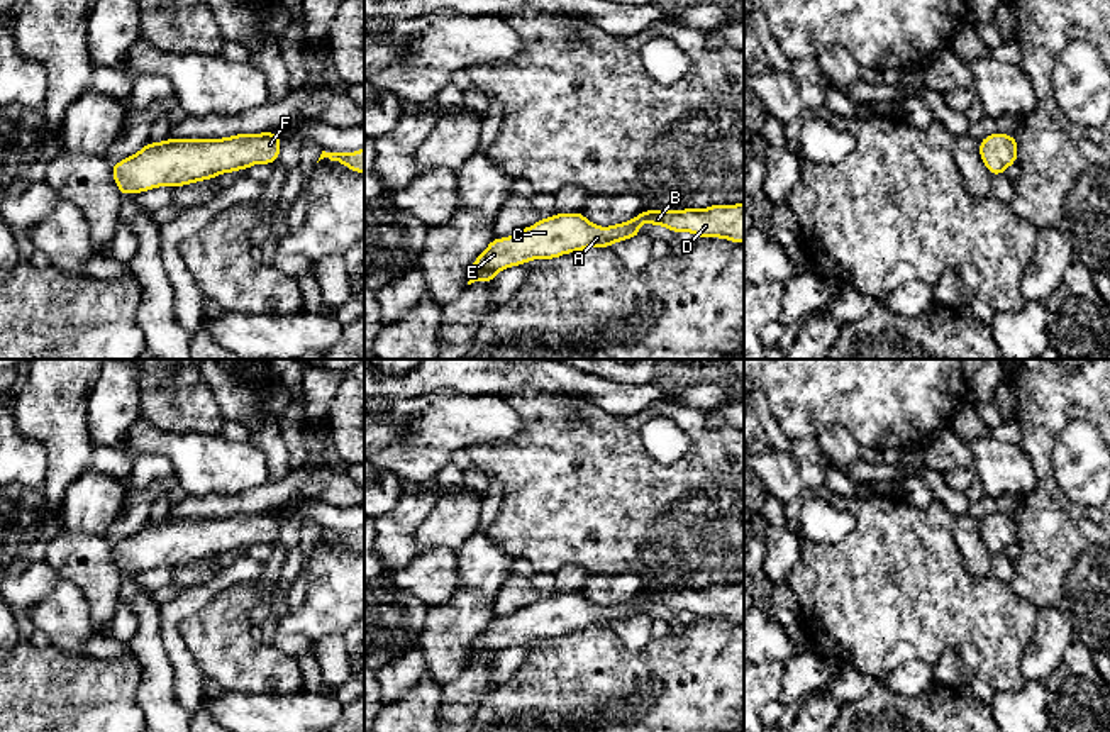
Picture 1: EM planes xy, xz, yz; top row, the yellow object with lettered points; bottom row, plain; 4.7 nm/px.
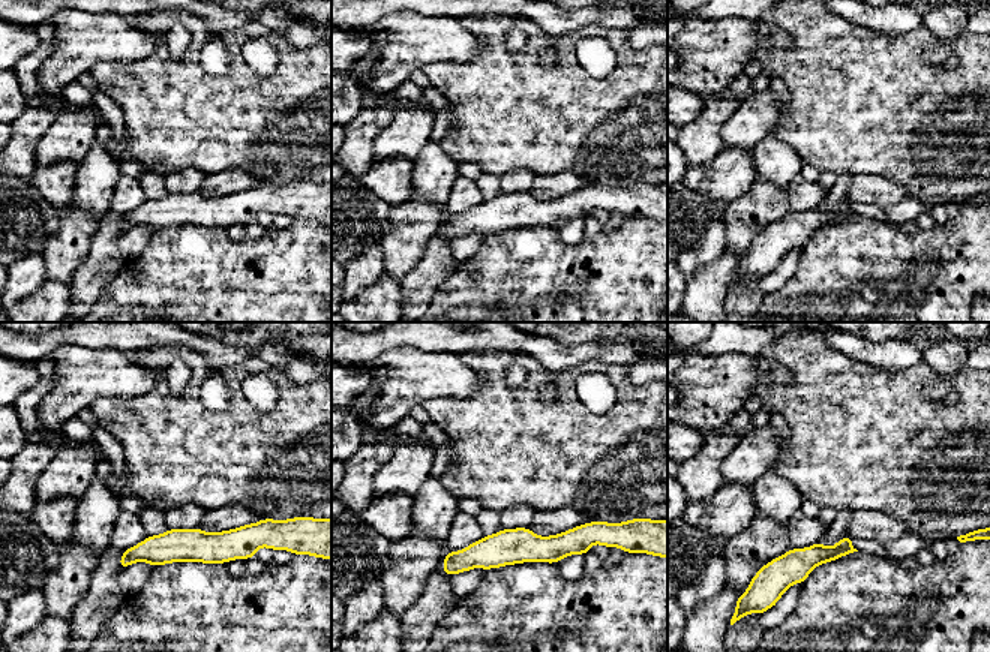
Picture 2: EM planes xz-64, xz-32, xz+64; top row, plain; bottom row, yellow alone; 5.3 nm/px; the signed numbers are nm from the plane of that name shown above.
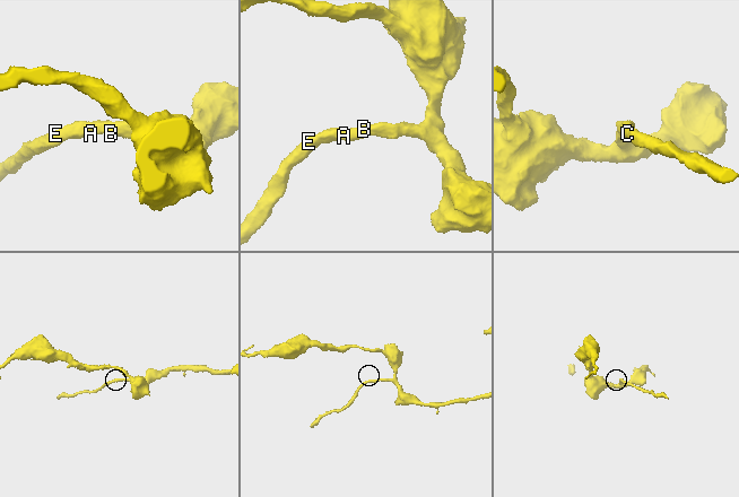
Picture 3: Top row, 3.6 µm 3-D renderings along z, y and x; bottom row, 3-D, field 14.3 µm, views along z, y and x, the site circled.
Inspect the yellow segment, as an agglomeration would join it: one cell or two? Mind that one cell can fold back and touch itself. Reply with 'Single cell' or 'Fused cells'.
Single cell

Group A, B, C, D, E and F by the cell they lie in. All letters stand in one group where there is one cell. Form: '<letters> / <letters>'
A B C D E F

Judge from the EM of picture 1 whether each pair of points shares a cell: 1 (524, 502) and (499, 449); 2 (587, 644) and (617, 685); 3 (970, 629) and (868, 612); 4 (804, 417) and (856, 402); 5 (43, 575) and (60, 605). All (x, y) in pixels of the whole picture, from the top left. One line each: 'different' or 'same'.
1: same
2: same
3: same
4: same
5: different

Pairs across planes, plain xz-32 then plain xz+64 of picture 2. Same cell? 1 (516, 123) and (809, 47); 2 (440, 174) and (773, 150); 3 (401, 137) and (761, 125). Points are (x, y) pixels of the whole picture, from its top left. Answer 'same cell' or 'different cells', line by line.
1: same cell
2: same cell
3: same cell

